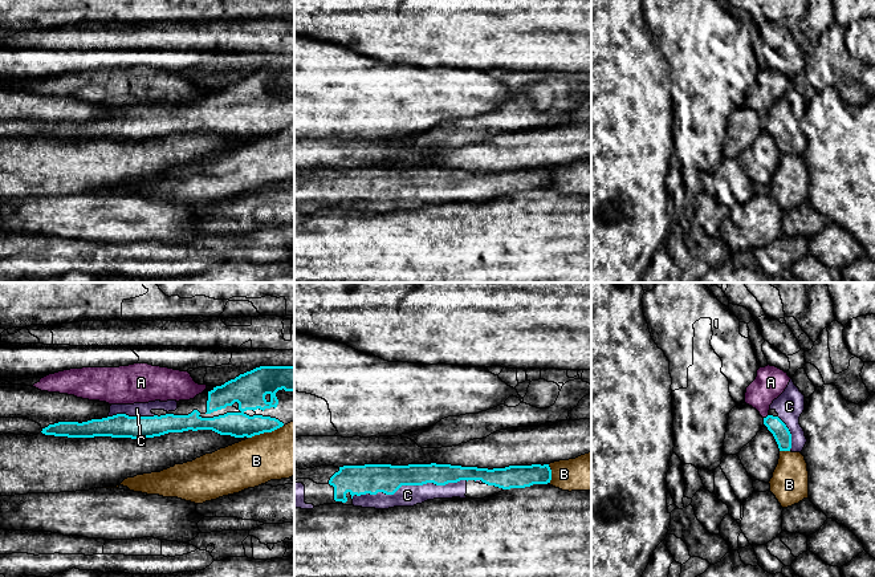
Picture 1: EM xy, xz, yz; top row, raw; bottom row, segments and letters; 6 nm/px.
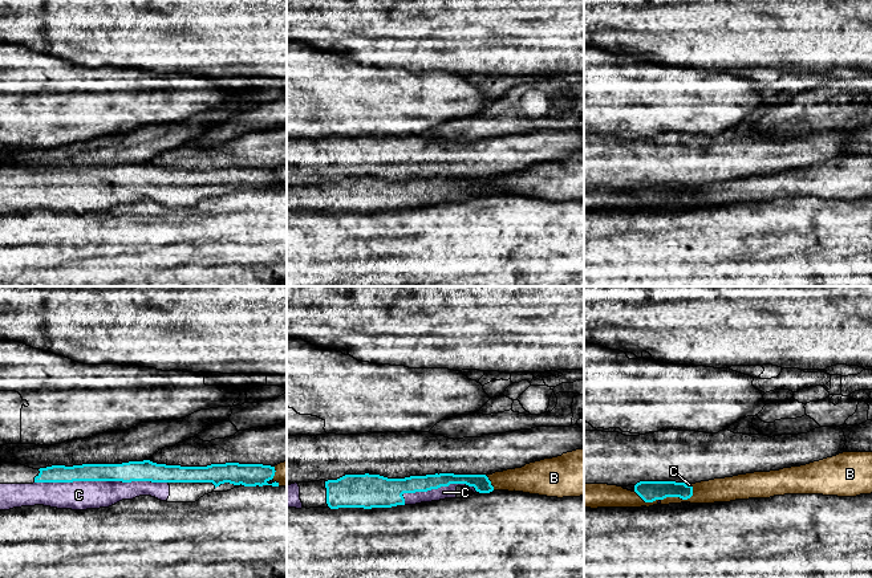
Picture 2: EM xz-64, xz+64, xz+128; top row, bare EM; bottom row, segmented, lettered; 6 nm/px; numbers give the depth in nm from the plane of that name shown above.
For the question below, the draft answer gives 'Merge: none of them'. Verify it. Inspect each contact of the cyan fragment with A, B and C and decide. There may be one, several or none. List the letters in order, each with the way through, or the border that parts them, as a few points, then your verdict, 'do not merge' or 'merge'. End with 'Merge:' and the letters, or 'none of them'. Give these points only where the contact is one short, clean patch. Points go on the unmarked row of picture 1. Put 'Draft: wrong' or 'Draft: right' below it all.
A: border along yz (768, 117), (764, 121); do not merge
B: do not merge
C: merge
Merge: C
Draft: wrong

